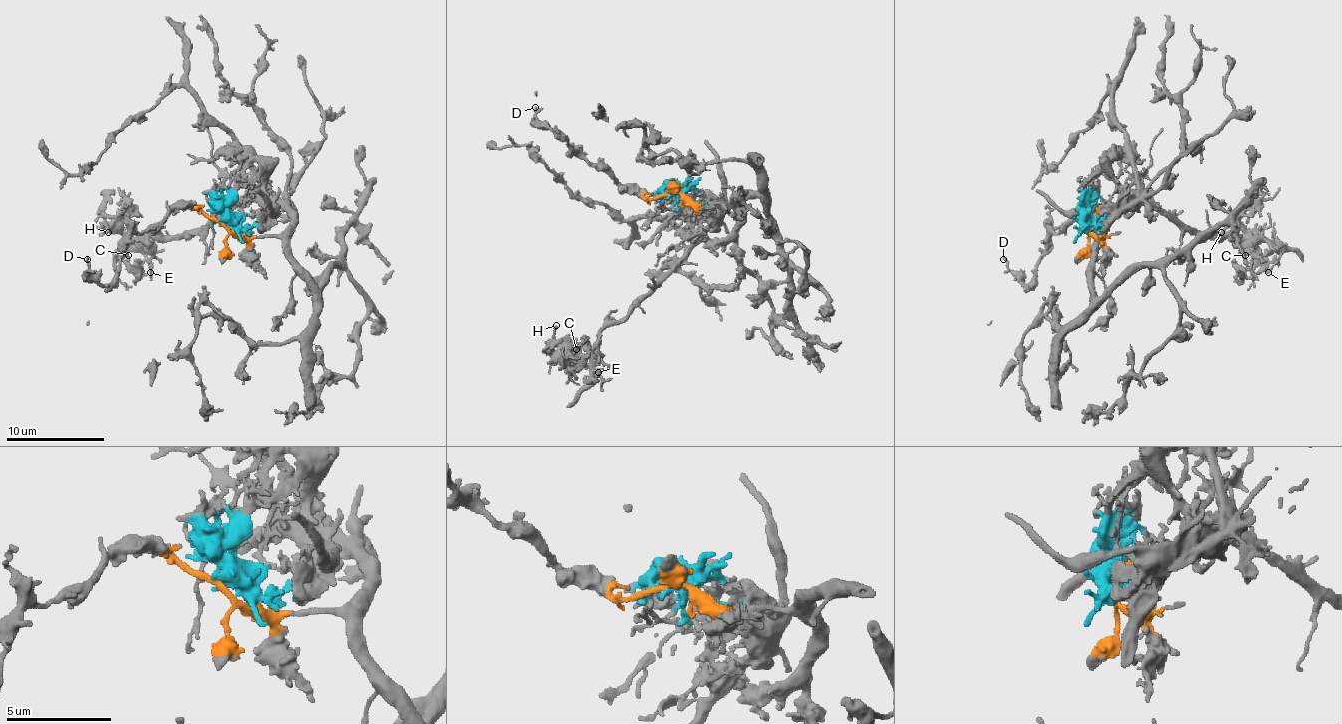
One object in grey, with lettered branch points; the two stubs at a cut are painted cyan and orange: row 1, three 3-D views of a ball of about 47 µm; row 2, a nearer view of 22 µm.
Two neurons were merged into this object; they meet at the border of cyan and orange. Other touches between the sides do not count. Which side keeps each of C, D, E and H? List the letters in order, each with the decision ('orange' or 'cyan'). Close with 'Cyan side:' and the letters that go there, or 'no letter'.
C: cyan
D: orange
E: cyan
H: cyan
Cyan side: C, E, H

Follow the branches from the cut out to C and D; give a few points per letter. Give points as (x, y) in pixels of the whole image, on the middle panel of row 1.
C: (672, 194), (695, 199), (709, 226), (623, 317), (601, 332), (589, 354), (571, 354), (571, 347), (576, 349)
D: (672, 194), (648, 199), (621, 186), (534, 115), (534, 108)

